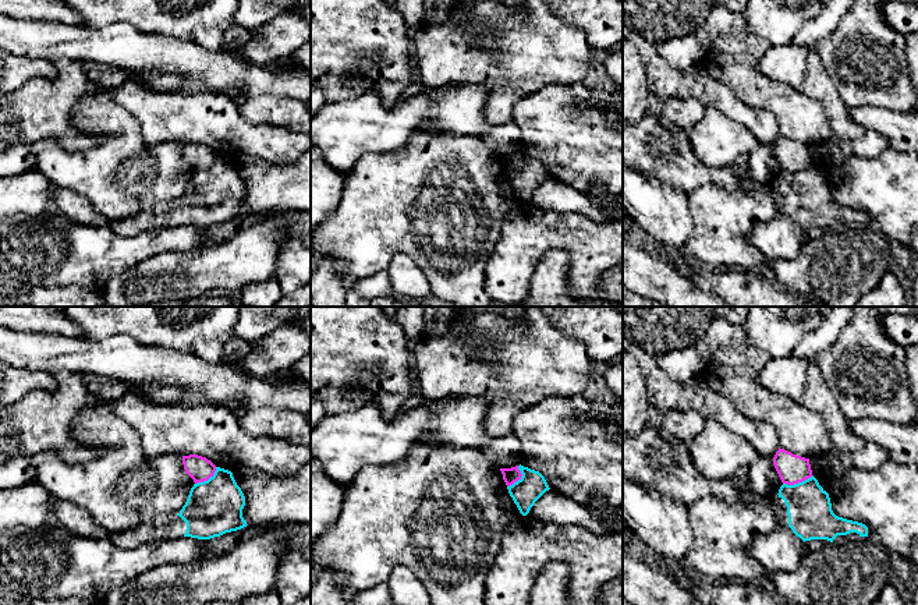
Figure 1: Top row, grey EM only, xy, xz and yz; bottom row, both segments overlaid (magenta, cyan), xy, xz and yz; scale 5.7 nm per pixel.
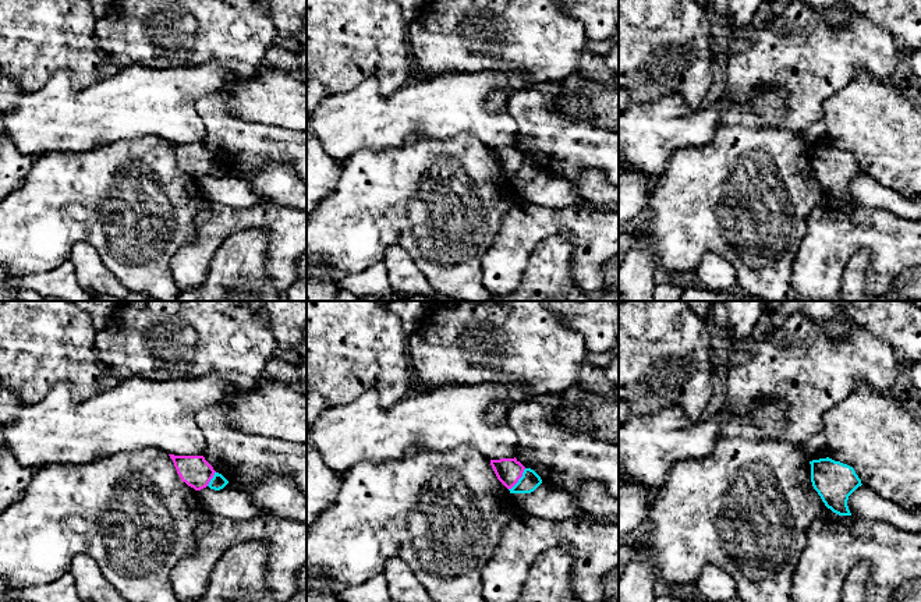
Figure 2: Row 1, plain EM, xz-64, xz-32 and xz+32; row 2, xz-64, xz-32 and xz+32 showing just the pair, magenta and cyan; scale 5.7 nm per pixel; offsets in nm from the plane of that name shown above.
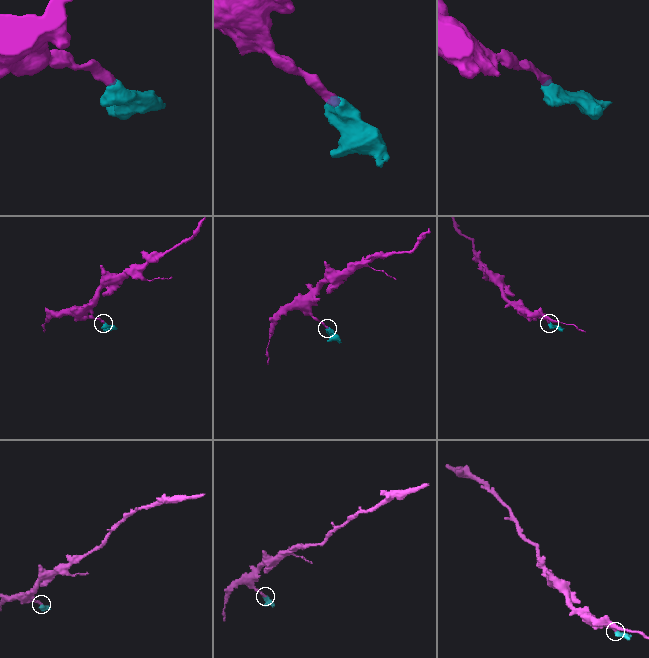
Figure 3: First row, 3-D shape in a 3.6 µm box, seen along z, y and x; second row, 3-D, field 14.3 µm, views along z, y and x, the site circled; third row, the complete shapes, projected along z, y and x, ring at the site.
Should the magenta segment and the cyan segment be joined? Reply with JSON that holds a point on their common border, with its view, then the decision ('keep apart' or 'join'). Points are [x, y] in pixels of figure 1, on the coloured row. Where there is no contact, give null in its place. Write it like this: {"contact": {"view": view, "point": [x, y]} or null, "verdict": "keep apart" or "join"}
{"contact": {"view": "yz", "point": [797, 483]}, "verdict": "keep apart"}

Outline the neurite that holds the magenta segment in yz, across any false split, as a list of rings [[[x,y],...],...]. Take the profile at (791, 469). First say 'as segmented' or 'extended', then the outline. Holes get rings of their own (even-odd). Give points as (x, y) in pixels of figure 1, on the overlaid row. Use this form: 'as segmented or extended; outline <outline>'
as segmented; outline [[[780,447],[773,457],[773,464],[781,482],[787,485],[794,485],[812,477],[809,459]]]

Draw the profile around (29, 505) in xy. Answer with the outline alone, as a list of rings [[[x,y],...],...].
[[[40,484],[0,491],[0,531],[15,527],[42,530],[52,523],[53,503],[50,493]]]

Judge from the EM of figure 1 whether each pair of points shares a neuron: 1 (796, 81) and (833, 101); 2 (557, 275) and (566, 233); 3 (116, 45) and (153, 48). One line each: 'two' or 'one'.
1: two
2: two
3: one

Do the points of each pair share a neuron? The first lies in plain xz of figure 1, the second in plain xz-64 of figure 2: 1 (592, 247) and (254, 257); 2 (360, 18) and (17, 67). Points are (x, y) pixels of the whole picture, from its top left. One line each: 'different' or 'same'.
1: different
2: same

